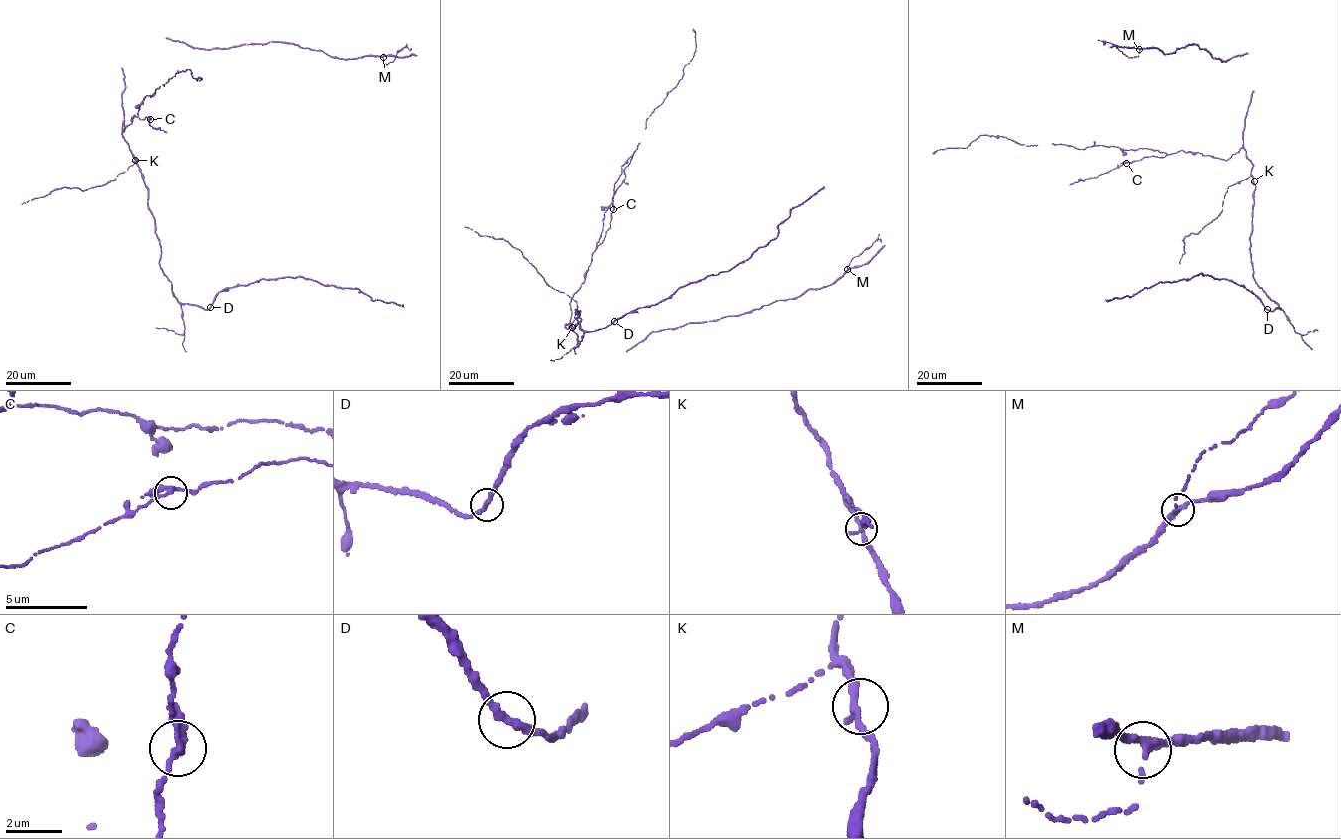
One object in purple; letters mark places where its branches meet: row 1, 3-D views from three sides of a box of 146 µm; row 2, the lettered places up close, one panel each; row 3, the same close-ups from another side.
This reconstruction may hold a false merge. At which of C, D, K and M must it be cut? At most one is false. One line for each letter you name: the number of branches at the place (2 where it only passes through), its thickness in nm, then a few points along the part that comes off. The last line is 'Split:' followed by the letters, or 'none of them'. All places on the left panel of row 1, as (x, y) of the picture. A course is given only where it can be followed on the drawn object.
Split: none of them

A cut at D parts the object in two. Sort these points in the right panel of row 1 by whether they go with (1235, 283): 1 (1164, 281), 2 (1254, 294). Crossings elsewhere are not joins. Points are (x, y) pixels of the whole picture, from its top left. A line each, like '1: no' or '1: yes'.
1: yes
2: yes

